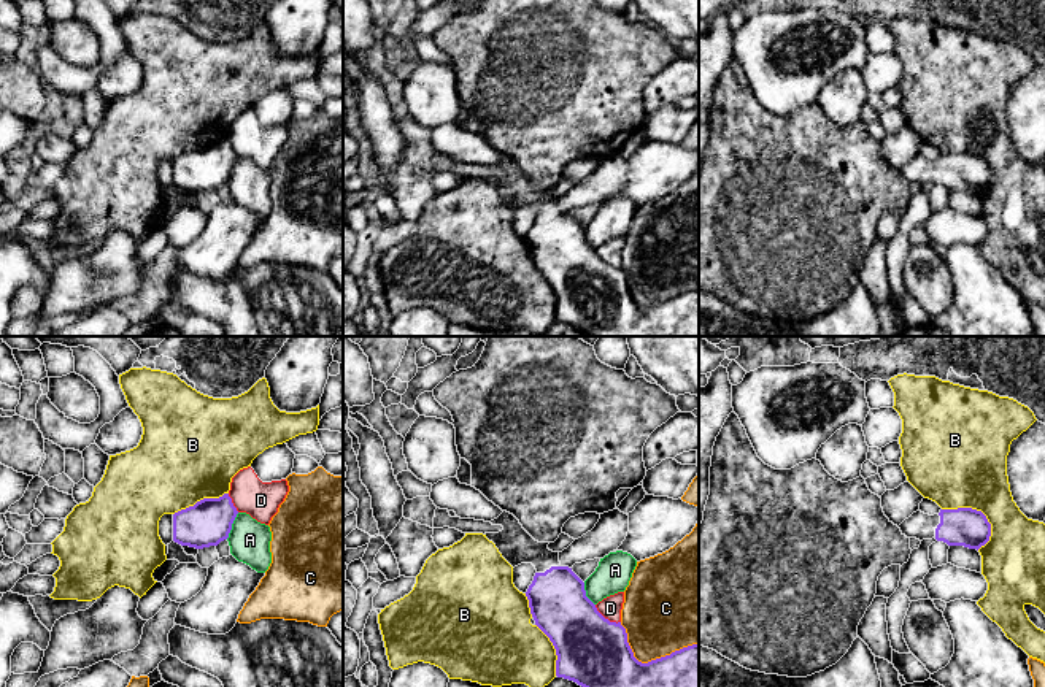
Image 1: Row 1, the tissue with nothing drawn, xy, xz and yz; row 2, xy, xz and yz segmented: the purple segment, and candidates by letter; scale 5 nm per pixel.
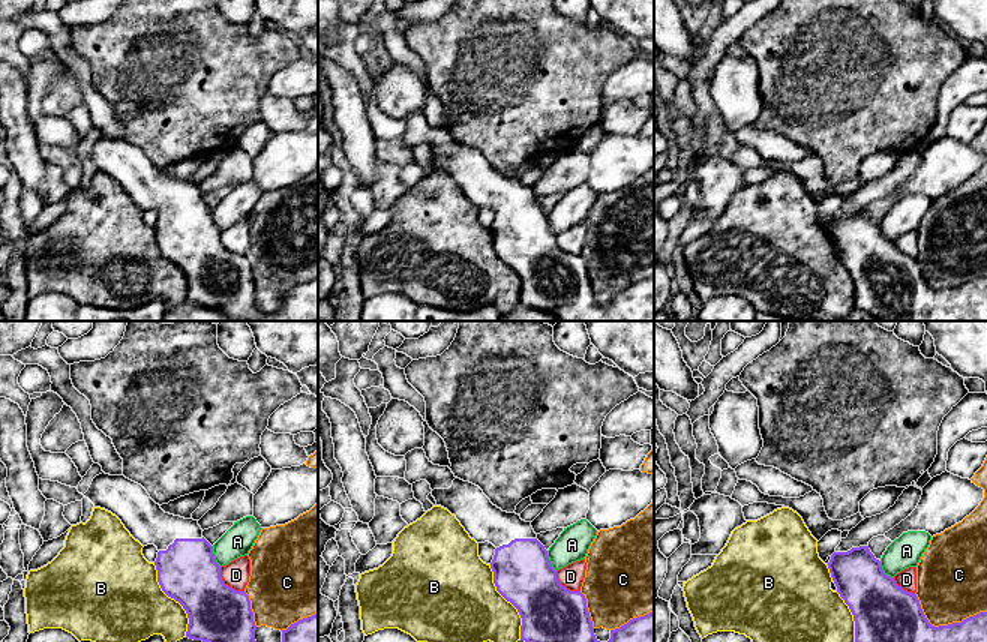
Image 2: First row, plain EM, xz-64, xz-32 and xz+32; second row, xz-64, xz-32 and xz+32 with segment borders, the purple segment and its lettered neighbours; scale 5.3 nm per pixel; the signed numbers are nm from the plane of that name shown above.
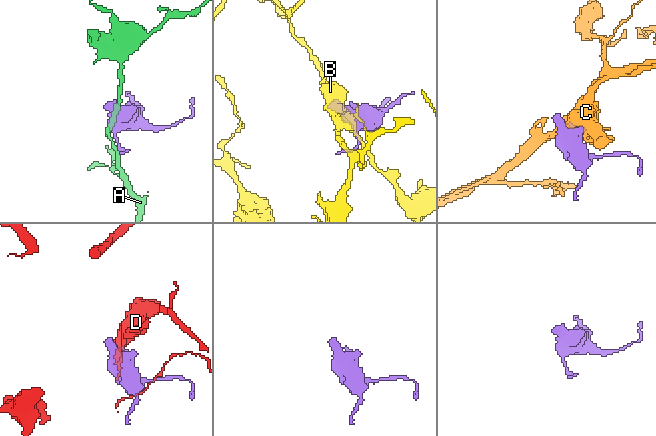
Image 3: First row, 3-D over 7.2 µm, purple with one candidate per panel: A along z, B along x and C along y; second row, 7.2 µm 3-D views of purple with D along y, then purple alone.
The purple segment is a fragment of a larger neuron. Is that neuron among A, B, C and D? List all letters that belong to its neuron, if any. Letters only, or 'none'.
none

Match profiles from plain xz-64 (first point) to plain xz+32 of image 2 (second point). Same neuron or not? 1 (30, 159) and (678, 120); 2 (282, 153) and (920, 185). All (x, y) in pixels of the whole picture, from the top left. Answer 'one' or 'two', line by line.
1: two
2: one

